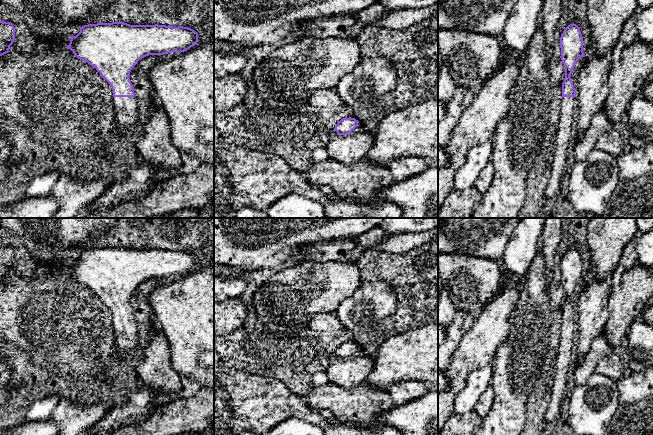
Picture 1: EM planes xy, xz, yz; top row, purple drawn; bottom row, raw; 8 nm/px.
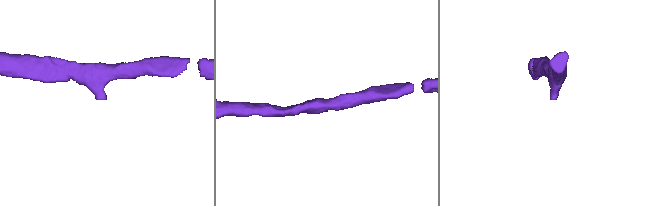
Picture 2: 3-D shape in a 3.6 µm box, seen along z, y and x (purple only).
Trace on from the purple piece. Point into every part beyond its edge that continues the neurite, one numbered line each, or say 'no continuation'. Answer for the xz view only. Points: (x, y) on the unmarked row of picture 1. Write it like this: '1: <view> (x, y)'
no continuation

